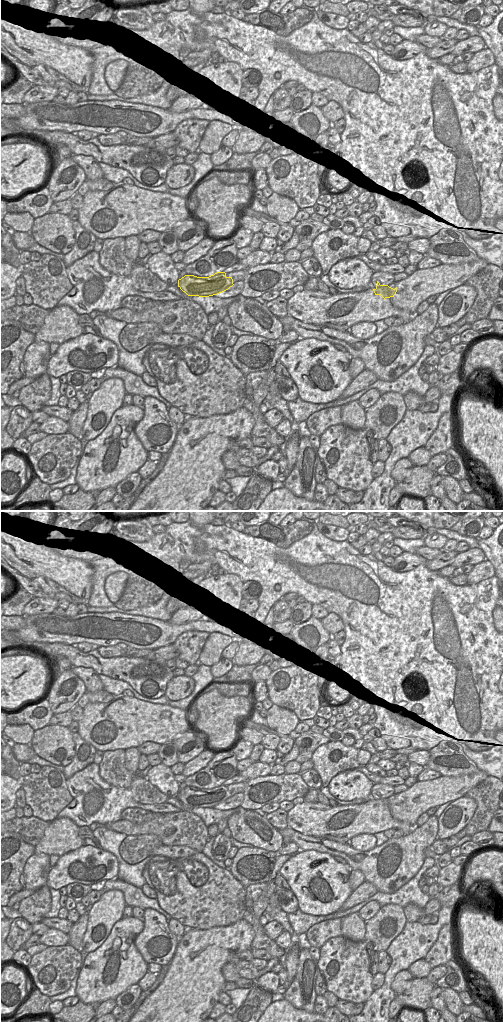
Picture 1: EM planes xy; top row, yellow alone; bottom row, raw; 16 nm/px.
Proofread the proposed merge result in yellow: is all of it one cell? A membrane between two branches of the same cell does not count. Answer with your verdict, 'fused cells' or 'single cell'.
fused cells

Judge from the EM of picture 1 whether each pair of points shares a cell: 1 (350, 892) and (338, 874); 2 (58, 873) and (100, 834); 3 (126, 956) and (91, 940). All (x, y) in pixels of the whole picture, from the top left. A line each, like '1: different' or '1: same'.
1: different
2: different
3: different

